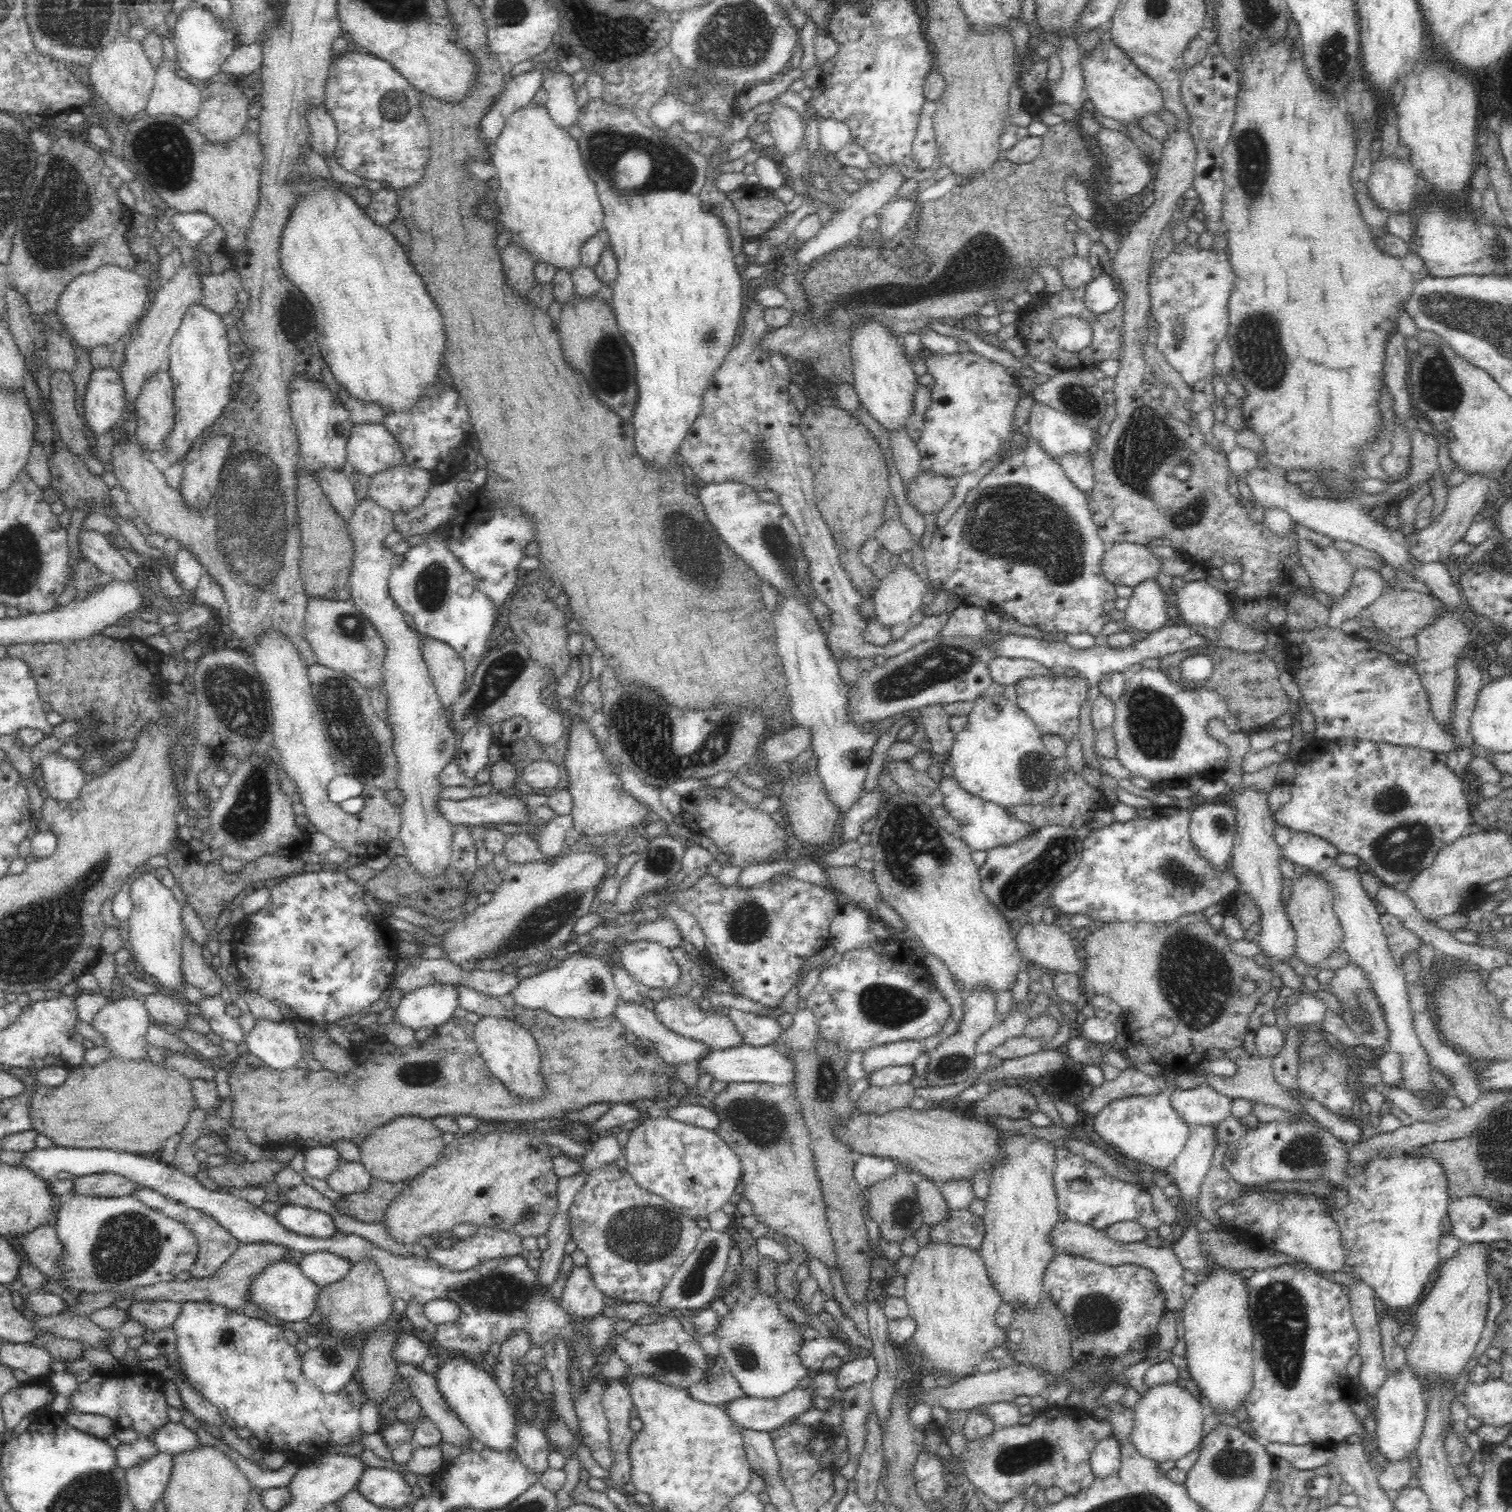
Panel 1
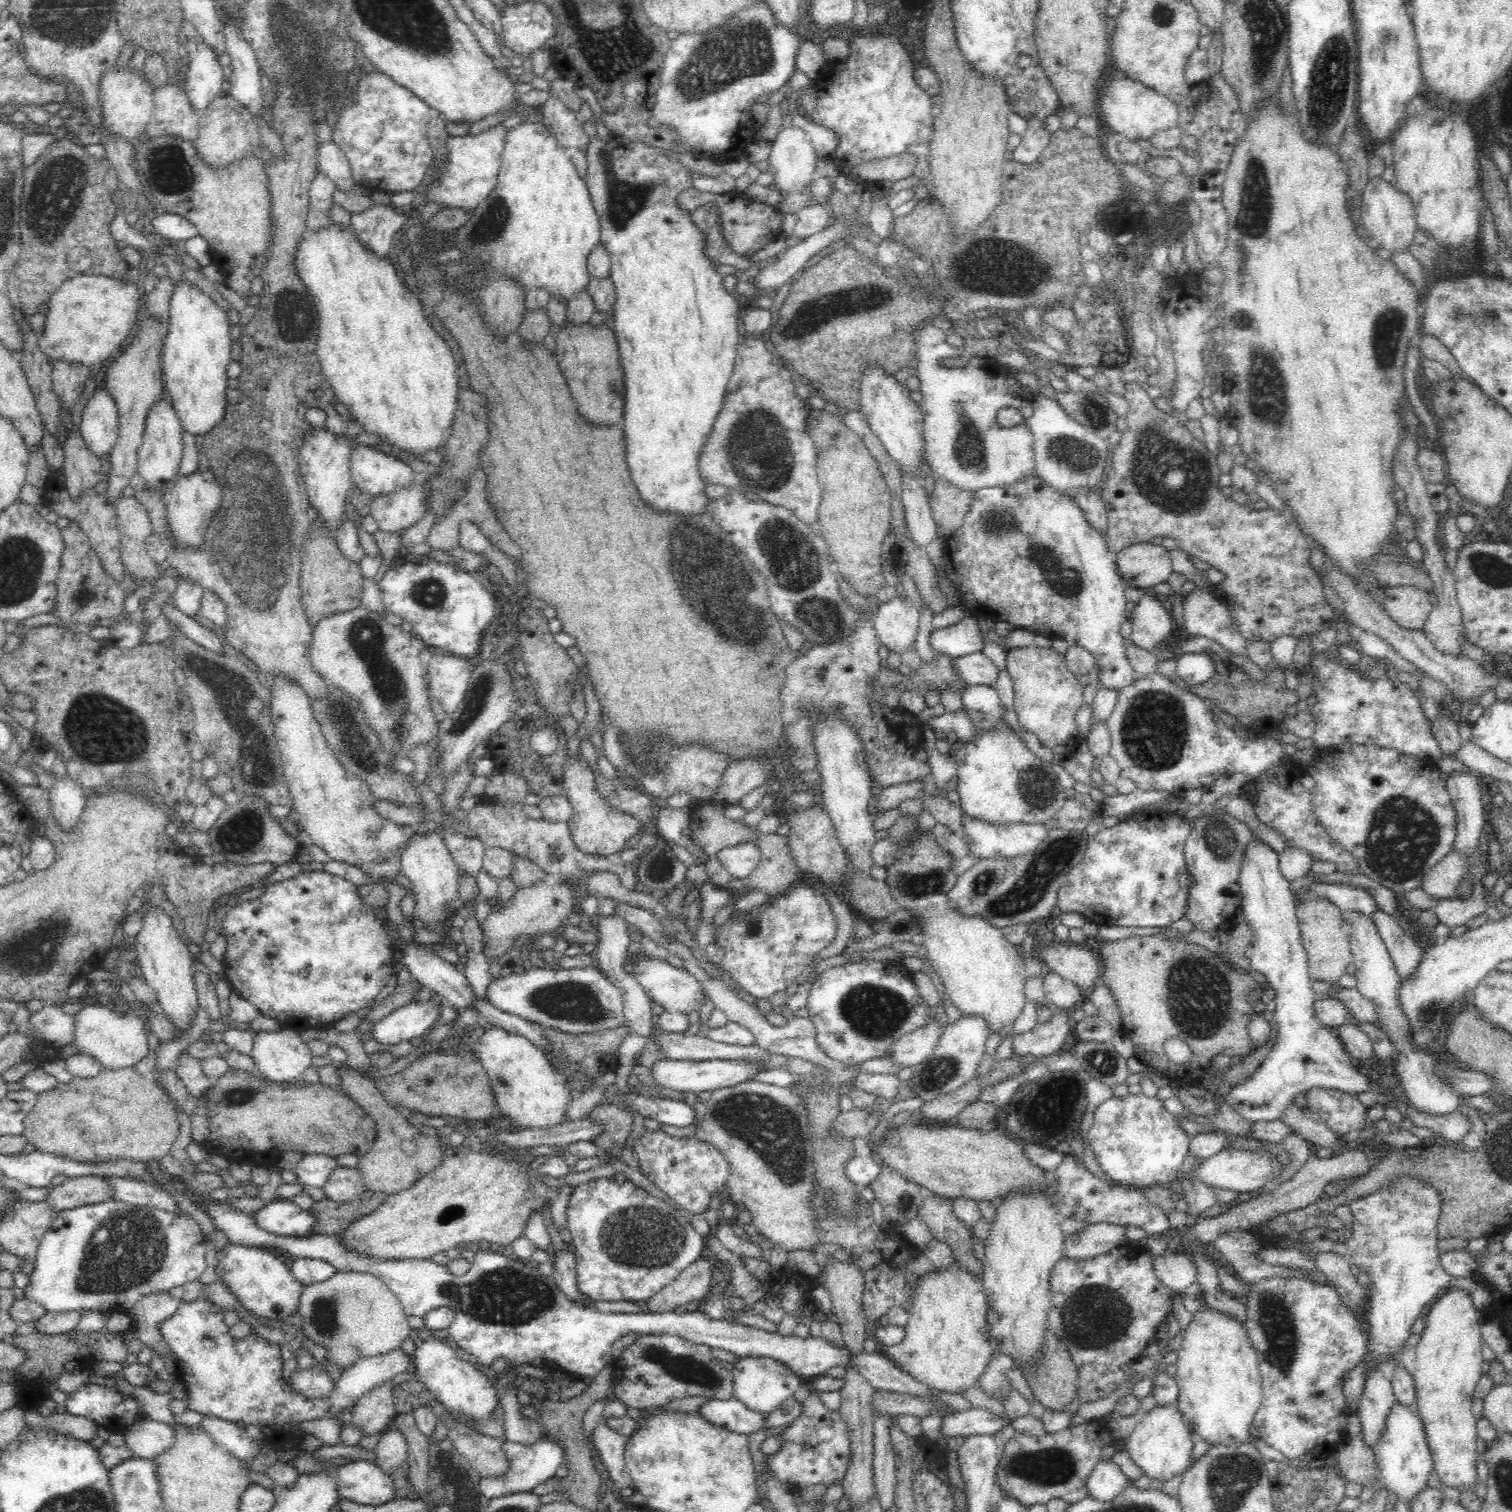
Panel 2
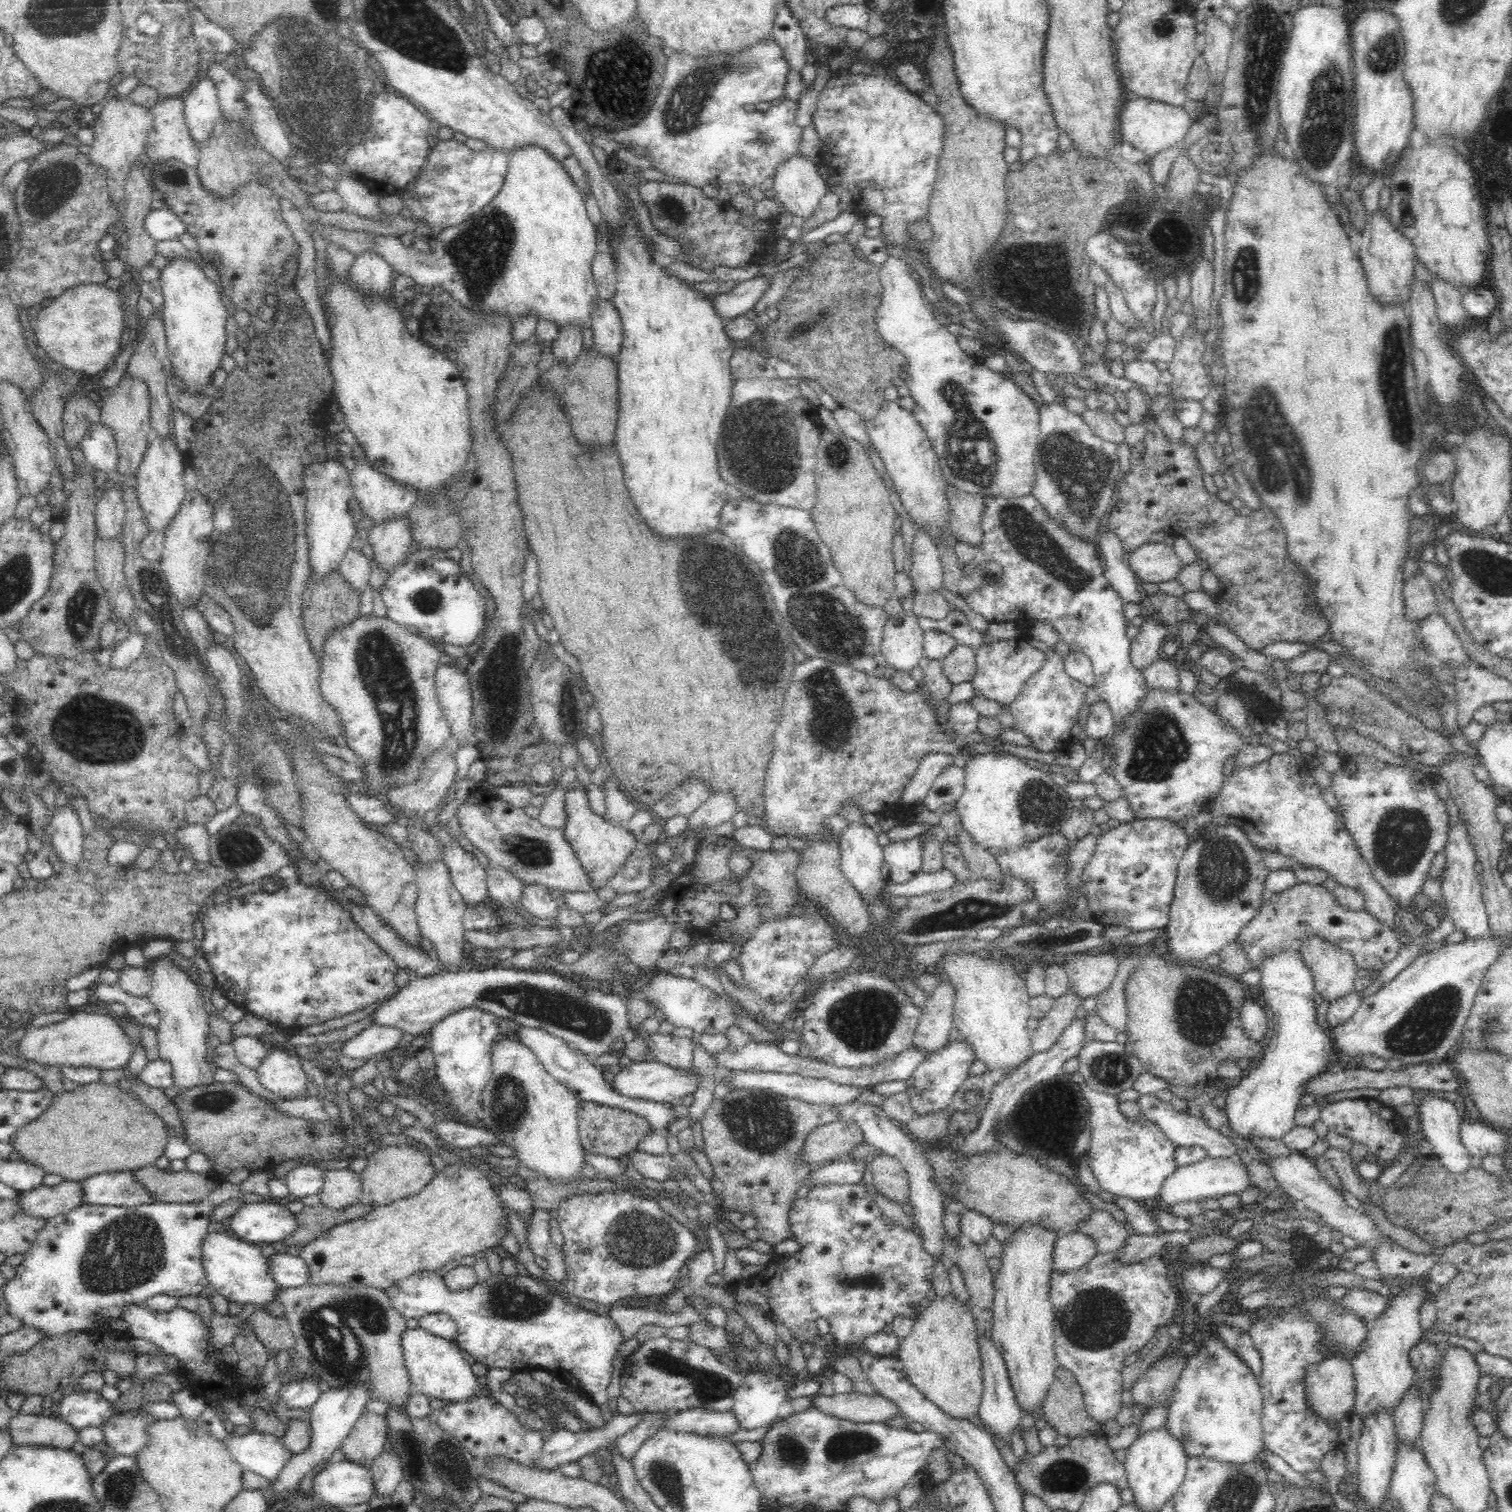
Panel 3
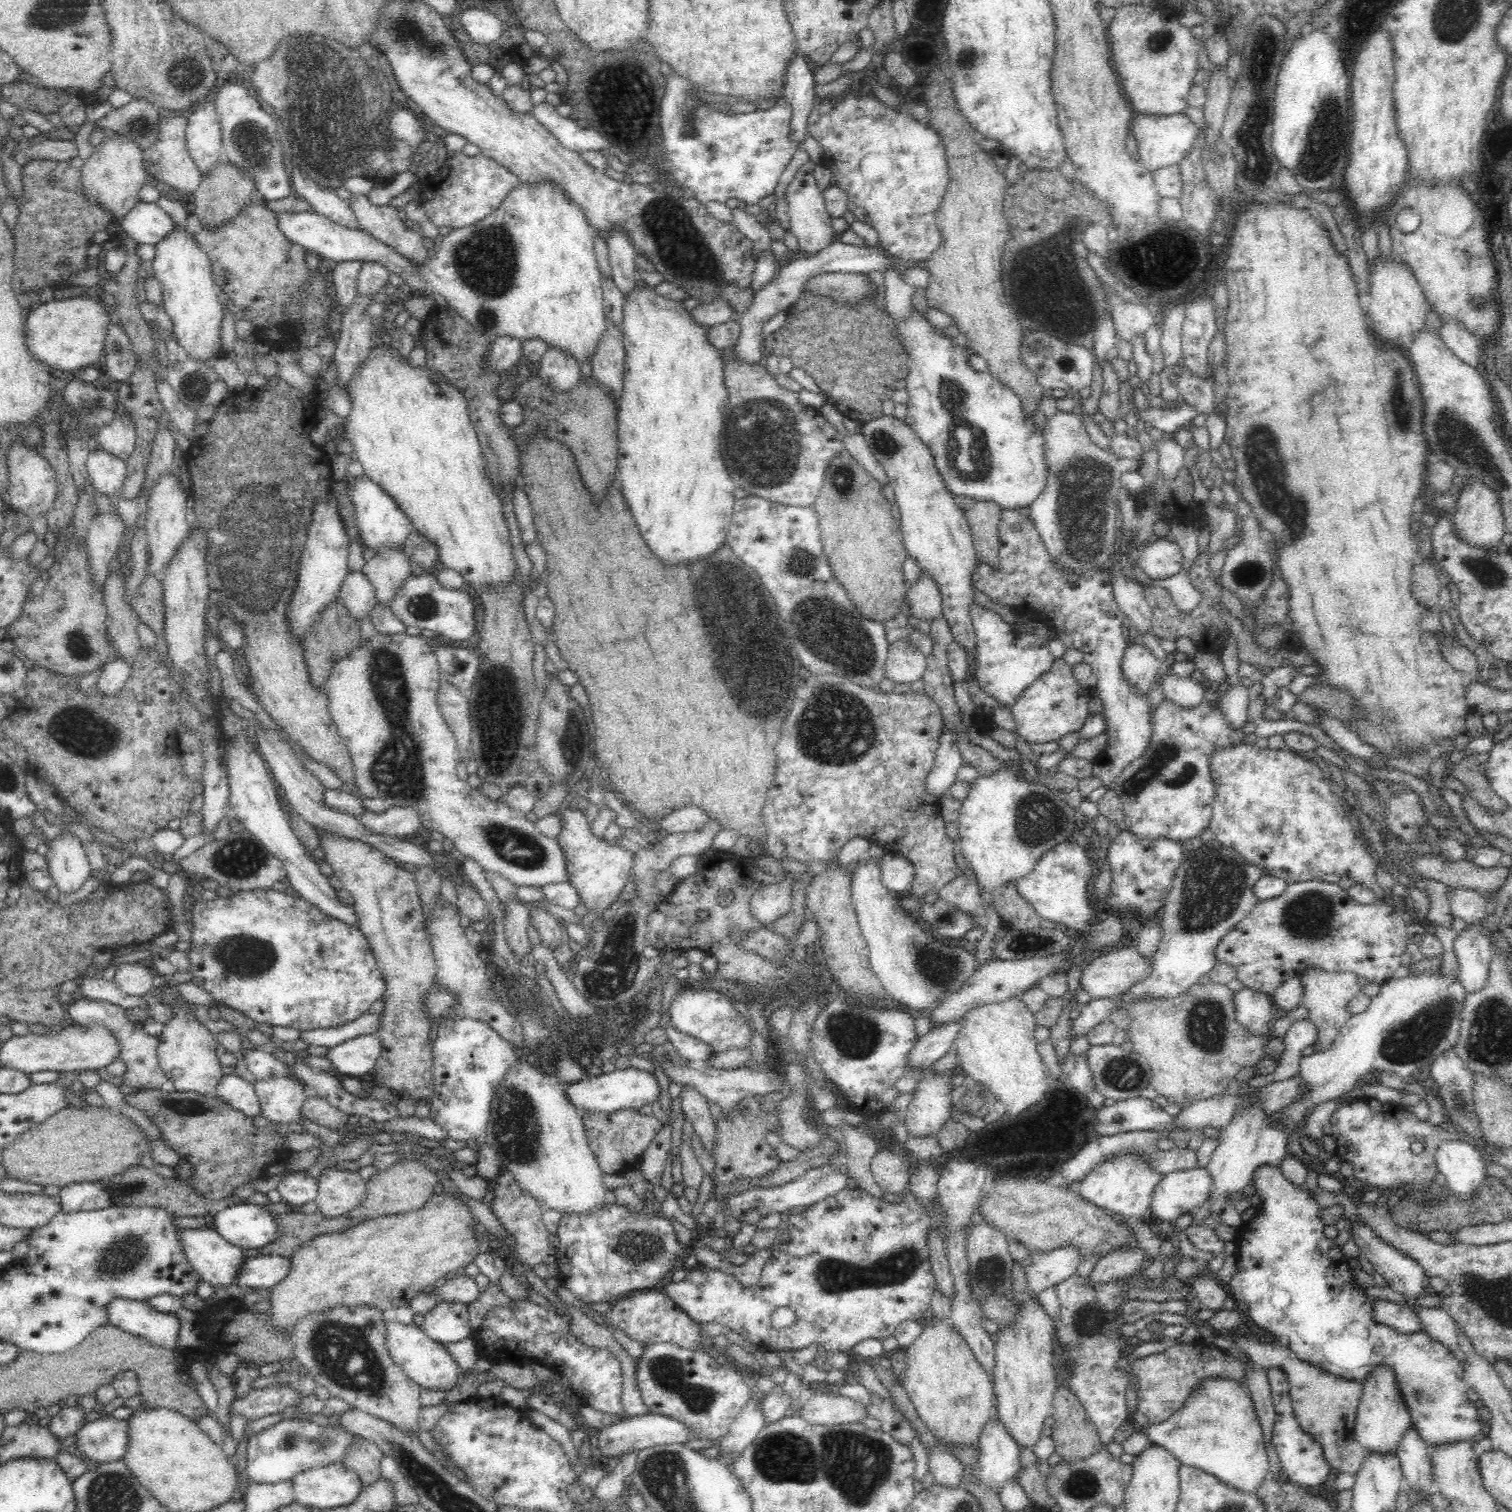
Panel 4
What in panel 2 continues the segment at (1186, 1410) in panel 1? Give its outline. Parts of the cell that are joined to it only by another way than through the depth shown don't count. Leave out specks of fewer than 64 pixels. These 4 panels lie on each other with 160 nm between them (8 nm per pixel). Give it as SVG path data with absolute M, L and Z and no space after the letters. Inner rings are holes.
M1172 1404L1150 1410L1140 1420L1140 1424L1136 1426L1130 1440L1125 1444L1125 1451L1130 1455L1132 1462L1141 1469L1140 1476L1164 1484L1170 1482L1174 1476L1182 1474L1190 1466L1194 1441L1195 1437L1186 1427L1182 1414L1176 1404Z

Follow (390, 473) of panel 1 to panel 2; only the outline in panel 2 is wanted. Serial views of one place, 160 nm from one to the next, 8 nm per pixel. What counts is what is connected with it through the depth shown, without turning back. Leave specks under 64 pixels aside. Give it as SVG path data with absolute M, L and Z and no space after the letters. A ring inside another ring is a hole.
M425 481L414 483L406 490L374 497L371 502L371 515L378 530L398 535L405 532L422 518L428 496L429 484Z

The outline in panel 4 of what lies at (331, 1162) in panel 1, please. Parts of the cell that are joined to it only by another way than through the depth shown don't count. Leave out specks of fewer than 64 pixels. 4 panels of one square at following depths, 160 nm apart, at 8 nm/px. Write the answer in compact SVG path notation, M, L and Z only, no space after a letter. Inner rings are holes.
M304 1171L291 1173L278 1183L277 1190L281 1196L281 1202L299 1209L304 1204L314 1201L317 1196L317 1180L308 1176Z

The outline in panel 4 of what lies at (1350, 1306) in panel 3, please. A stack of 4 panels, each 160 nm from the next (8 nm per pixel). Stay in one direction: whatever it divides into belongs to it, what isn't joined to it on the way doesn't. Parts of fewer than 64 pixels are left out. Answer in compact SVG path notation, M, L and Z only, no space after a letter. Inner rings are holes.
M1376 1299L1373 1307L1373 1318L1379 1323L1395 1328L1398 1332L1412 1334L1423 1330L1421 1320L1410 1306Z

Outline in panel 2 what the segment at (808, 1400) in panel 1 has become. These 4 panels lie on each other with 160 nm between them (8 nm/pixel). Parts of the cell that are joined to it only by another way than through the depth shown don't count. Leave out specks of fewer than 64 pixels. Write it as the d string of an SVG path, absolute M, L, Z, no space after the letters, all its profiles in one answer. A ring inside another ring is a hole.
M740 1400L707 1401L698 1410L701 1418L719 1428L736 1434L750 1435L760 1431L767 1414L751 1412Z

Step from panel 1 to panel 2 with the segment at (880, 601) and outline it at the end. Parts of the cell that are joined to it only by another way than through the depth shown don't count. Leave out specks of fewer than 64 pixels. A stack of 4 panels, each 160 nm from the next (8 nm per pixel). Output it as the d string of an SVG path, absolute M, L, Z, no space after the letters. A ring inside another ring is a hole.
M892 594L892 600L888 603L881 603L873 618L879 644L888 648L890 652L896 652L901 656L910 647L914 647L920 617L921 612L909 599L902 601L897 595Z

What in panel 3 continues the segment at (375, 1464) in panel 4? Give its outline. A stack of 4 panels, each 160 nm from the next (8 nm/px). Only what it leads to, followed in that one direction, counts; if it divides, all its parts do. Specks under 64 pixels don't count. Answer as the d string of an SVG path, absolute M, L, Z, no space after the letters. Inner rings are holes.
M362 1414L358 1418L354 1428L346 1439L341 1444L342 1454L344 1460L348 1460L354 1464L362 1465L369 1471L374 1461L385 1452L387 1425L386 1419L383 1416L376 1416L376 1414Z

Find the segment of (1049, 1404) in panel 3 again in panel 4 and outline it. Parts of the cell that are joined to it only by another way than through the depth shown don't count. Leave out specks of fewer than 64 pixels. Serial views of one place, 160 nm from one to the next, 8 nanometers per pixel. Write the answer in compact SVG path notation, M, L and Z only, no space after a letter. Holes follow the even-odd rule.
M1060 1383L1057 1392L1054 1394L1052 1417L1056 1422L1052 1426L1051 1438L1056 1446L1055 1452L1062 1457L1062 1463L1073 1463L1102 1452L1102 1448L1105 1446L1100 1441L1097 1429L1088 1419L1078 1398L1069 1390L1065 1383Z

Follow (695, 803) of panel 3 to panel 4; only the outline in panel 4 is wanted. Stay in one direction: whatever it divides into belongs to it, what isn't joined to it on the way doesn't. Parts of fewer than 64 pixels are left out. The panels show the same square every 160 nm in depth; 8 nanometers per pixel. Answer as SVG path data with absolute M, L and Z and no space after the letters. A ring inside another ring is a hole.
M694 806L680 807L659 820L658 835L697 831L703 829L708 821L708 815L702 809Z

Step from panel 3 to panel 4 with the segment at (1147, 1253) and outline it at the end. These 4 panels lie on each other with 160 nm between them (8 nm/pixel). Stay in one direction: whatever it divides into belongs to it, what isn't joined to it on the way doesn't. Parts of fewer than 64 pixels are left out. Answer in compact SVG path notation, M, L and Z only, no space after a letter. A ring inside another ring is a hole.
M1139 1247L1113 1250L1098 1259L1088 1278L1090 1285L1101 1285L1138 1274L1150 1260Z

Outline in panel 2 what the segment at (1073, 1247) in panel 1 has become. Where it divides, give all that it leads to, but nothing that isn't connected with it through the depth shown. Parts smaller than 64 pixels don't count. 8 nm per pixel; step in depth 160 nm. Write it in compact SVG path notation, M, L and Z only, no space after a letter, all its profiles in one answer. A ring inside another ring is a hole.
M1180 1250L1165 1252L1162 1257L1153 1257L1153 1267L1156 1276L1177 1296L1184 1296L1188 1286L1198 1284L1197 1264Z

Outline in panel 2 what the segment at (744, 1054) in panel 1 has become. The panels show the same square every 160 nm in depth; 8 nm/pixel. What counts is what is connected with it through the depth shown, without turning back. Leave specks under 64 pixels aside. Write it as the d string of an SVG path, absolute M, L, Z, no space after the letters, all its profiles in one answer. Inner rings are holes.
M671 1058L659 1059L650 1068L650 1074L654 1083L662 1088L677 1090L678 1092L706 1092L706 1090L717 1090L734 1086L739 1082L750 1081L750 1078L761 1070L744 1061L726 1060L672 1060Z

